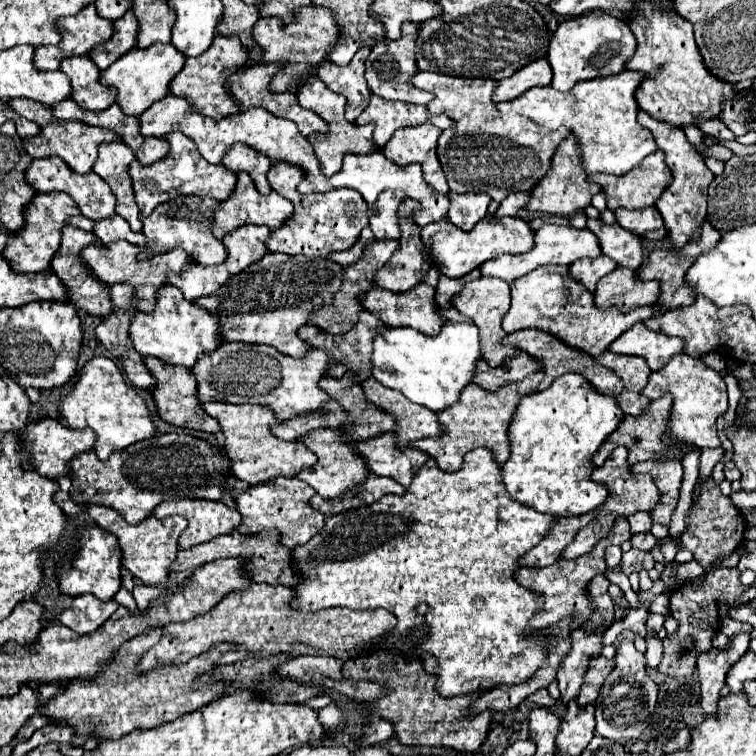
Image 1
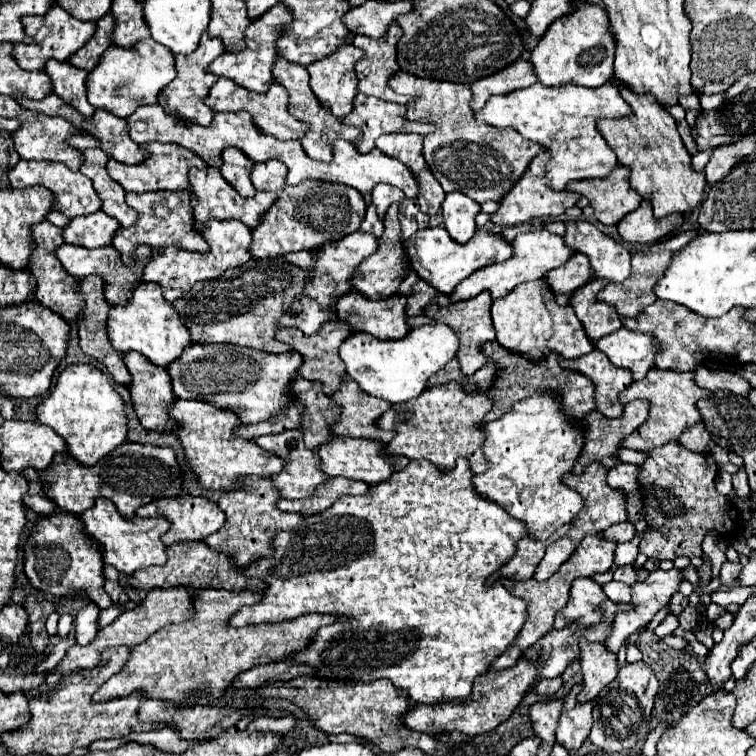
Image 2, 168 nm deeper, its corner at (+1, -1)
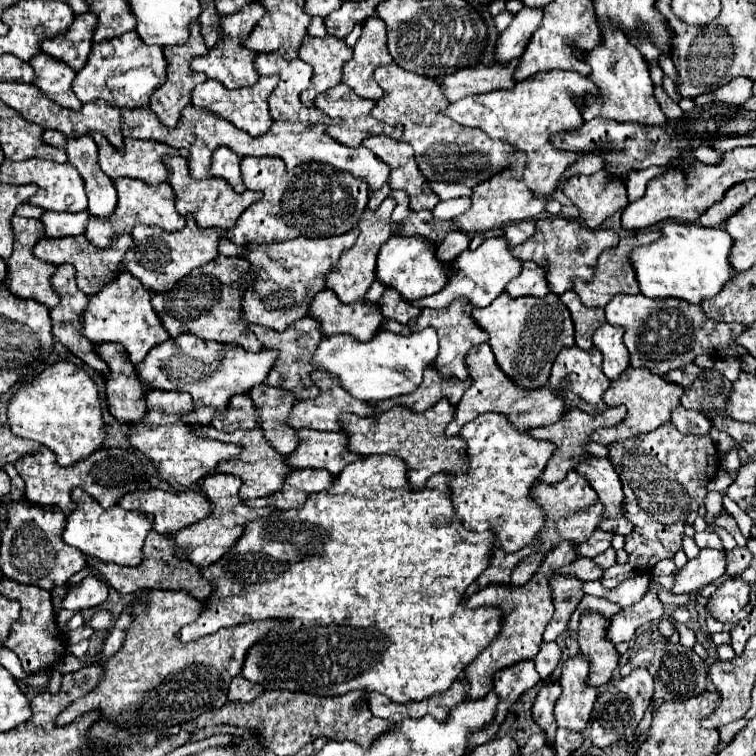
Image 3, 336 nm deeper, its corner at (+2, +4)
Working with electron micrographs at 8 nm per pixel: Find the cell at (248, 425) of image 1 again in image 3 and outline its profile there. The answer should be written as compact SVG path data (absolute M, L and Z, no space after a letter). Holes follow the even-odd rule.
M151 389L147 393L147 415L139 423L131 423L129 441L141 453L145 453L157 467L159 477L169 481L177 491L197 489L197 483L215 471L217 463L235 459L243 447L233 443L223 443L215 439L205 439L195 435L191 423L185 421L185 415L193 413L193 401L189 393L169 393L161 389Z

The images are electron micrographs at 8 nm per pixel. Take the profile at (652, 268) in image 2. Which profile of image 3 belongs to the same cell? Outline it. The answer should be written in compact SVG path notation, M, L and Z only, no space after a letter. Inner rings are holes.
M645 231L645 233L637 233L637 235L631 235L631 237L621 239L615 249L609 249L609 251L601 253L593 281L591 281L591 283L583 283L583 281L577 279L573 291L581 297L581 301L583 301L587 307L605 307L605 305L607 305L615 295L619 295L619 293L637 293L637 291L639 291L639 285L637 285L637 277L635 277L633 263L631 263L629 253L631 253L635 247L653 243L653 241L657 241L657 239L659 239L659 231Z

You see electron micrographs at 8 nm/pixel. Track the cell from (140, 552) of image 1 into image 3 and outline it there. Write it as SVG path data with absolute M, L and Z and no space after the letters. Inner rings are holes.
M73 489L73 499L79 505L69 517L63 531L63 541L77 547L83 555L95 557L105 563L139 567L143 563L143 541L153 529L153 517L141 515L137 511L125 511L119 505L103 509L89 493L83 489Z

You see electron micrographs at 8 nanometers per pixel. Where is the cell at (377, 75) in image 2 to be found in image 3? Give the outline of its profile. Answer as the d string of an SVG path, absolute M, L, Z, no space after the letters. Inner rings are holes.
M371 17L363 25L363 33L353 47L355 55L345 63L343 83L349 85L359 97L377 101L383 97L373 73L381 65L389 65L393 59L387 51L387 25L379 17Z

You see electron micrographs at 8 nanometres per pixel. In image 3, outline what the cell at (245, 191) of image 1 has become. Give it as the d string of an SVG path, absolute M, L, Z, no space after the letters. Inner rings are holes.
M167 157L165 165L169 165L169 169L171 169L169 185L173 187L173 191L177 195L177 211L181 215L191 213L195 217L197 225L201 225L201 227L217 225L221 229L231 229L233 225L237 225L241 213L263 197L261 191L235 193L233 187L221 177L207 177L207 179L201 179L201 181L193 179L191 173L189 173L189 163L187 163L185 157Z

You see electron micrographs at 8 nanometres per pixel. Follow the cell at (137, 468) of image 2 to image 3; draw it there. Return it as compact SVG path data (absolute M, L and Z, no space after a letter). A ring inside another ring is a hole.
M41 447L37 451L37 455L27 455L27 457L19 459L15 463L15 469L25 479L27 501L37 503L37 505L57 505L65 513L69 513L77 507L77 503L71 499L73 487L81 487L83 491L91 493L91 497L95 497L101 503L101 507L105 507L105 509L117 505L119 499L127 493L151 489L151 485L145 477L145 471L143 471L143 463L137 459L137 453L131 449L101 447L85 461L79 461L77 465L59 467L55 461L55 453L51 449Z

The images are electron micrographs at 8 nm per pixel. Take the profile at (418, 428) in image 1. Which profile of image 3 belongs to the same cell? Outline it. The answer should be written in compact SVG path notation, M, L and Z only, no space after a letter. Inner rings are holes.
M319 371L319 381L313 381L313 383L321 389L321 395L317 399L295 403L295 409L287 421L291 427L341 431L343 425L339 421L339 415L345 411L355 413L359 417L375 415L375 409L369 401L359 401L351 393L345 393L345 389L325 371Z

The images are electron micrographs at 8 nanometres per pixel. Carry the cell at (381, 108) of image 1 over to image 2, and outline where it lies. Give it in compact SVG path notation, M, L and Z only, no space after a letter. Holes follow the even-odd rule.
M362 92L356 94L354 98L354 106L352 112L342 118L344 124L352 124L358 126L362 130L362 138L360 142L354 142L356 150L366 154L374 148L374 142L378 136L382 134L392 134L392 132L416 132L416 134L430 134L436 128L432 124L422 124L422 122L410 122L406 118L402 118L402 114L406 112L404 106L400 104L392 104L392 102L384 102L378 98L370 98Z

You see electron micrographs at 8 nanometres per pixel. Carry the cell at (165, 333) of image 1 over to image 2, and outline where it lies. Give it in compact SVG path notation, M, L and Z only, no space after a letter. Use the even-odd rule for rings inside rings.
M140 282L124 306L112 306L108 314L108 334L114 350L136 350L156 366L168 366L190 344L190 332L182 324L180 316L162 296L162 288L152 282Z

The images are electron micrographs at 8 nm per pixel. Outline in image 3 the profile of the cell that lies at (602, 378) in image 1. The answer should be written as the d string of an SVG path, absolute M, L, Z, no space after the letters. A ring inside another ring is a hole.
M481 343L481 345L477 345L469 351L467 367L469 367L469 375L473 379L473 385L461 397L461 401L455 409L453 421L447 425L445 433L449 437L457 435L461 431L461 427L465 423L473 421L477 415L483 415L483 413L489 413L489 411L505 413L509 417L509 421L513 421L513 425L517 425L517 429L533 429L533 427L549 425L553 421L559 421L567 413L565 395L561 391L553 393L549 385L543 385L543 387L537 387L537 389L523 389L515 381L511 381L501 371L501 367L497 365L489 343Z

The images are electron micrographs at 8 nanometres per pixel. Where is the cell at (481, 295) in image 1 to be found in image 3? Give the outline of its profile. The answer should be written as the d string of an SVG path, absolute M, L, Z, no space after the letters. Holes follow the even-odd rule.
M465 297L453 301L453 305L449 305L447 309L423 309L421 315L415 319L415 323L411 325L413 331L419 331L423 327L435 327L439 333L439 355L435 361L435 367L445 373L447 377L459 377L459 379L467 379L467 363L465 363L465 355L469 353L469 349L473 345L485 343L489 341L489 335L485 335L485 331L475 323L473 319L473 305L469 305L469 301Z

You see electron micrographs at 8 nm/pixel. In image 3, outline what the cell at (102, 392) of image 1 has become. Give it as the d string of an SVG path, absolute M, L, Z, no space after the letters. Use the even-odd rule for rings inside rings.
M59 361L37 375L29 385L17 391L9 401L9 427L15 435L39 441L57 455L61 467L71 467L73 463L87 459L93 451L103 447L107 437L101 399L97 383L75 363Z

